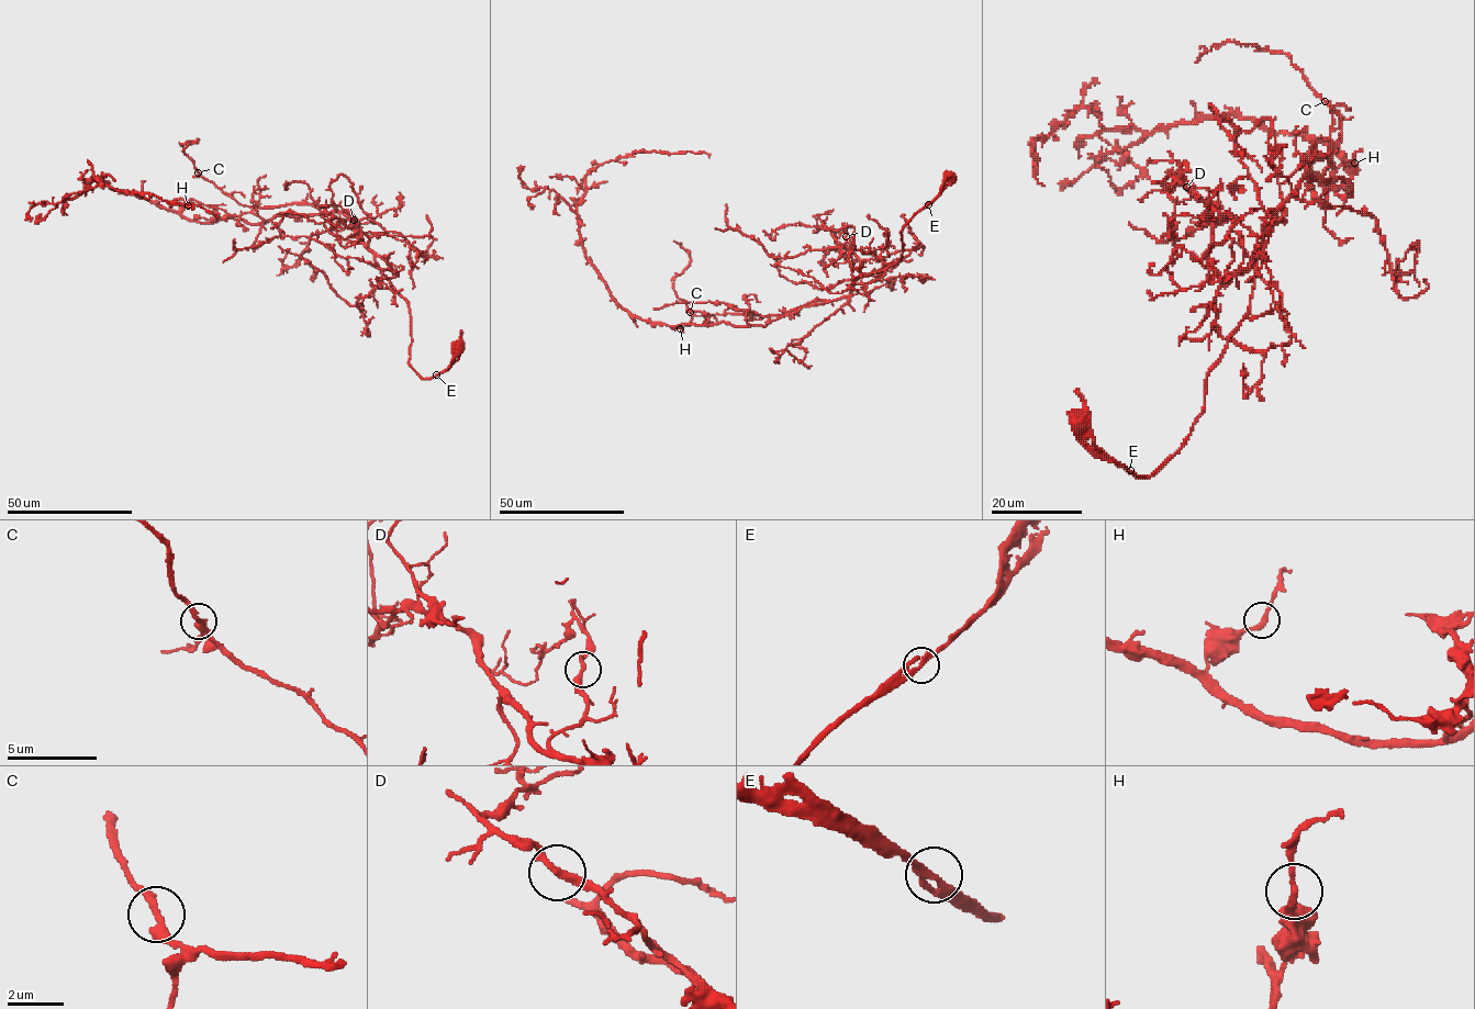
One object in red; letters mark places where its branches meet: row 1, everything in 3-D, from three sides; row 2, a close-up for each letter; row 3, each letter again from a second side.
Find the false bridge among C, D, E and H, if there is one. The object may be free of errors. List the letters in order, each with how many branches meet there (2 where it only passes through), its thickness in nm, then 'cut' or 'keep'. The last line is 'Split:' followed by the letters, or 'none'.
C: 2 | 320 nm | keep
D: 2 | 240 nm | keep
E: 2 | 280 nm | keep
H: 2 | 240 nm | keep
Split: none

